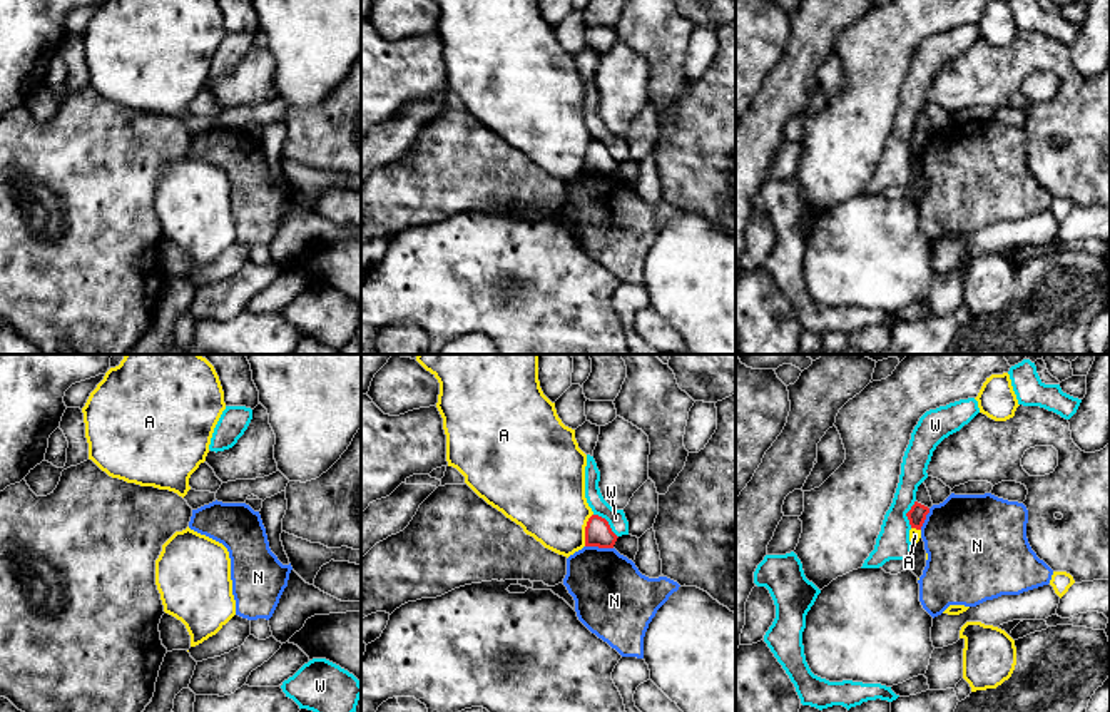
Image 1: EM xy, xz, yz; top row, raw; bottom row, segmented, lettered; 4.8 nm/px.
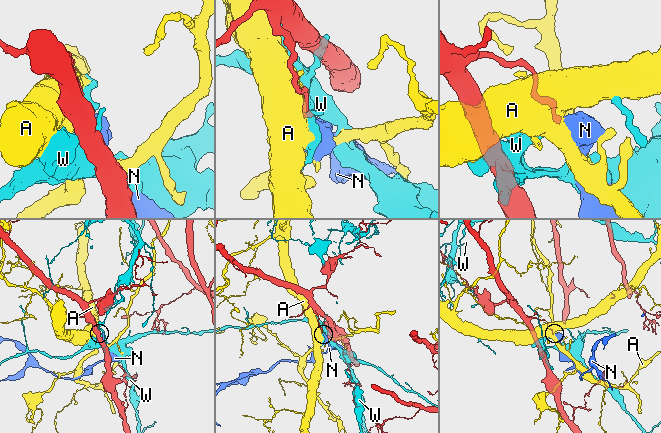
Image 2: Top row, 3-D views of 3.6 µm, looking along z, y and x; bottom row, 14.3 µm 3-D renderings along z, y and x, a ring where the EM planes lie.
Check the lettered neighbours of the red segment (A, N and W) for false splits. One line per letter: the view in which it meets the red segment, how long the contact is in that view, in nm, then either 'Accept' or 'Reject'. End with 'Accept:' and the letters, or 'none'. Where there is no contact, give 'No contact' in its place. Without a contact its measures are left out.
A: Touches red in xz. Shared border 170 nm. Reject
N: Touches red in xz. Shared border 140 nm. Reject
W: Touches red in xz. Shared border 170 nm. Reject
Accept: none

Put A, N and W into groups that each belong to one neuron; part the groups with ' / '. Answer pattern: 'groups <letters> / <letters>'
groups A / N / W

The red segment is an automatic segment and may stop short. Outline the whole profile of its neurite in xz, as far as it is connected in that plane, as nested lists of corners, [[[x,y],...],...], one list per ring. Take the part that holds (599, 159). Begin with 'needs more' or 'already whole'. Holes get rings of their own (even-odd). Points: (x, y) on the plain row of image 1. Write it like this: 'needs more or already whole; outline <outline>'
already whole; outline [[[592,140],[585,152],[585,172],[614,174],[617,160],[608,147],[598,140]]]

